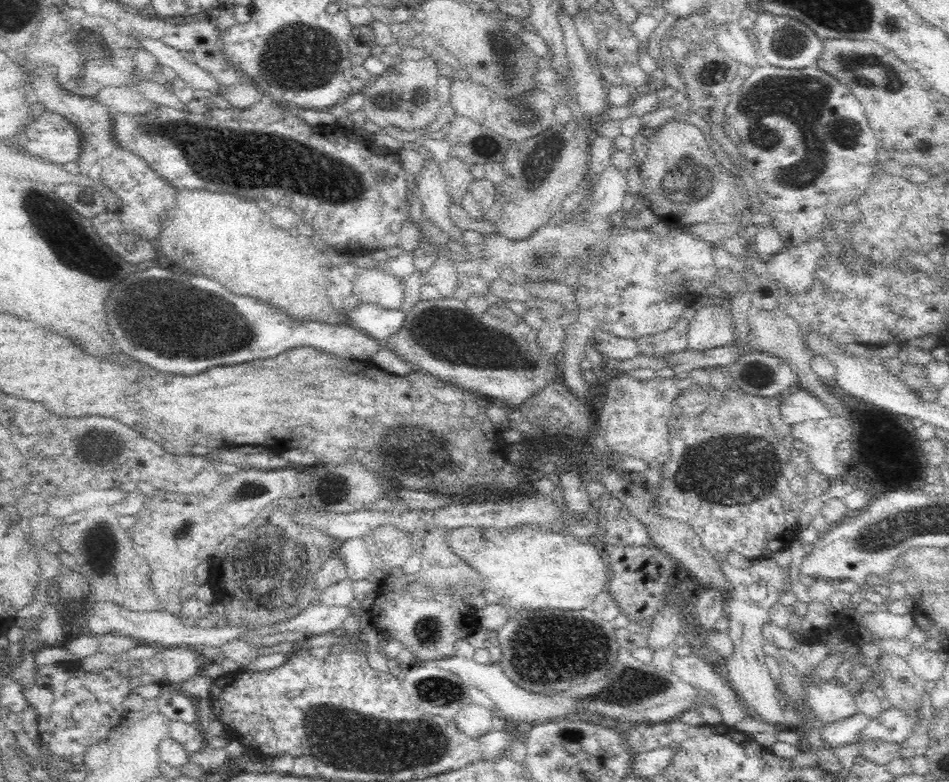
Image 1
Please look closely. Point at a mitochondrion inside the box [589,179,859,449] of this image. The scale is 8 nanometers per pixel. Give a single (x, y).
(757, 374)

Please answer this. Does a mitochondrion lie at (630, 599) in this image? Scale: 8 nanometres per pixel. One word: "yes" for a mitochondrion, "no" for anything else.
no

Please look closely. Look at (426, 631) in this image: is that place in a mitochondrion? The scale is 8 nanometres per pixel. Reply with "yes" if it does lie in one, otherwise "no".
yes

